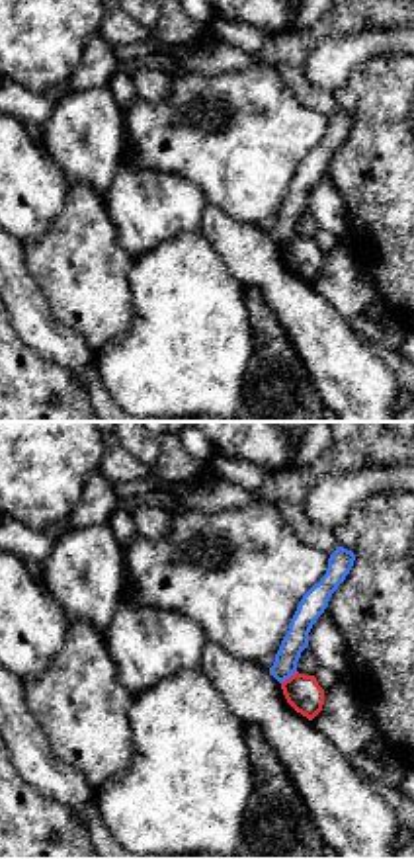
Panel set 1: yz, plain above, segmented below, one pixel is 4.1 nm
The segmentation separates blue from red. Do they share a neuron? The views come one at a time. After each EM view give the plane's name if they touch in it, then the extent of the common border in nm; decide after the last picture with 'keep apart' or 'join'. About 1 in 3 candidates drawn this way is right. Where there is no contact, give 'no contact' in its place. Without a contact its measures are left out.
contact in yz; length 90 nm

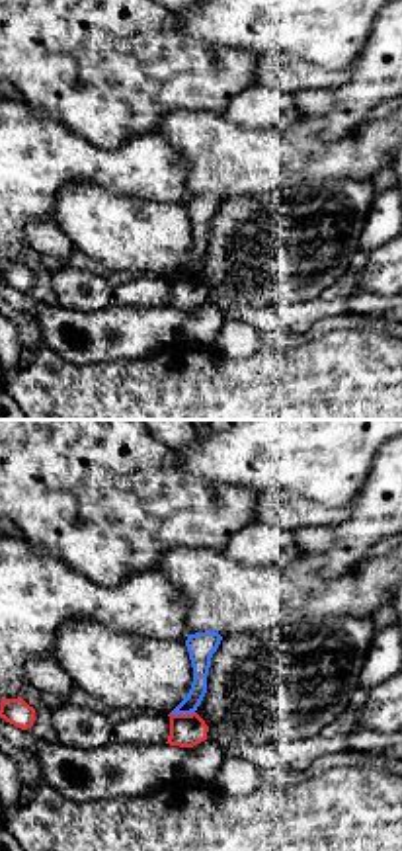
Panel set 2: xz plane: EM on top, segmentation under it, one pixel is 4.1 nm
contact in xz; length 110 nm

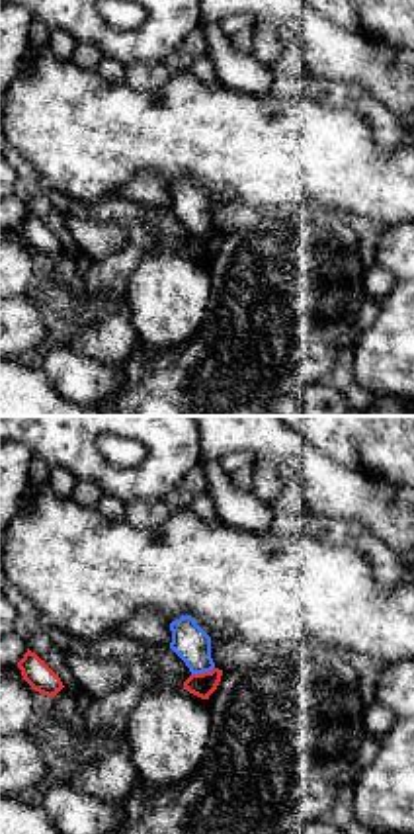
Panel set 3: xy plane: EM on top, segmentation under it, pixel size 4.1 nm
contact in xy; length 100 nm

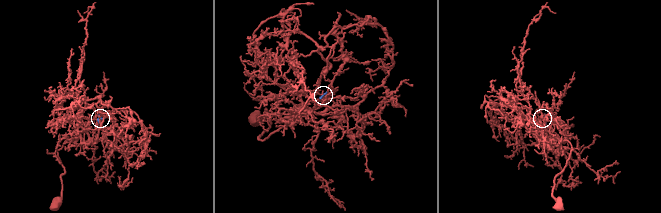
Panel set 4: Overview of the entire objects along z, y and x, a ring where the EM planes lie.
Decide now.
keep apart

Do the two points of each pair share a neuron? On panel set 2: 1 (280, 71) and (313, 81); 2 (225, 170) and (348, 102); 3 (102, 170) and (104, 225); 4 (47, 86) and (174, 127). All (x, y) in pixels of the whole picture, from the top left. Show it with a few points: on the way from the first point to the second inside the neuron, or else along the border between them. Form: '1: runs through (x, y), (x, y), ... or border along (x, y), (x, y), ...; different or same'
1: runs through (287, 73), (305, 75); same
2: border along (365, 120), (336, 139), (321, 135); different
3: border along (57, 194), (71, 184), (92, 182), (147, 198); different
4: border along (205, 110), (170, 112), (153, 129); different

